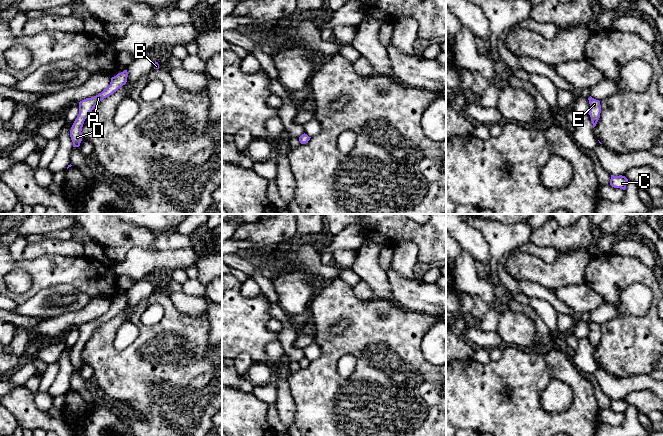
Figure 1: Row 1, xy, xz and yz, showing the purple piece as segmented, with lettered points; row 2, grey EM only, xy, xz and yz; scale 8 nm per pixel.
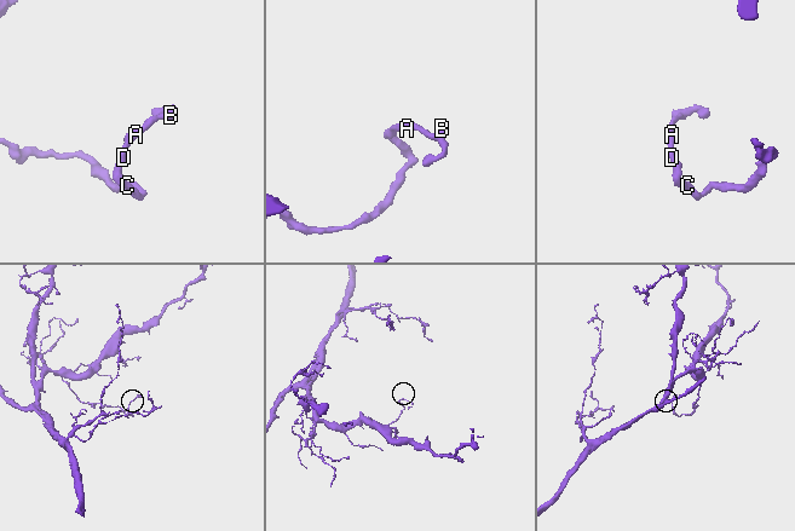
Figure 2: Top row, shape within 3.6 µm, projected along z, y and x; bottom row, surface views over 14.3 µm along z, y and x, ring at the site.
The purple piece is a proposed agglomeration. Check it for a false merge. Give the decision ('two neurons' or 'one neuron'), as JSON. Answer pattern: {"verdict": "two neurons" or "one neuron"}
{"verdict": "one neuron"}

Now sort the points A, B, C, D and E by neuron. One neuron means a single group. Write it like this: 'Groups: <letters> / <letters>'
Groups: A B C D E

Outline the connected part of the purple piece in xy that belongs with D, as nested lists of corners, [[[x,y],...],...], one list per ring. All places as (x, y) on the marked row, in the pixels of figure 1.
[[[124,70],[121,73],[118,73],[116,76],[111,78],[110,85],[103,90],[98,95],[86,98],[79,102],[79,114],[75,119],[71,130],[70,130],[70,137],[73,142],[73,147],[79,147],[82,141],[82,127],[84,124],[85,119],[90,115],[94,107],[104,98],[112,95],[116,92],[120,87],[126,84],[128,77],[127,70]]]

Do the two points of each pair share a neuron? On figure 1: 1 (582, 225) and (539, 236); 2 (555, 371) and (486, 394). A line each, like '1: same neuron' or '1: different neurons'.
1: same neuron
2: same neuron

